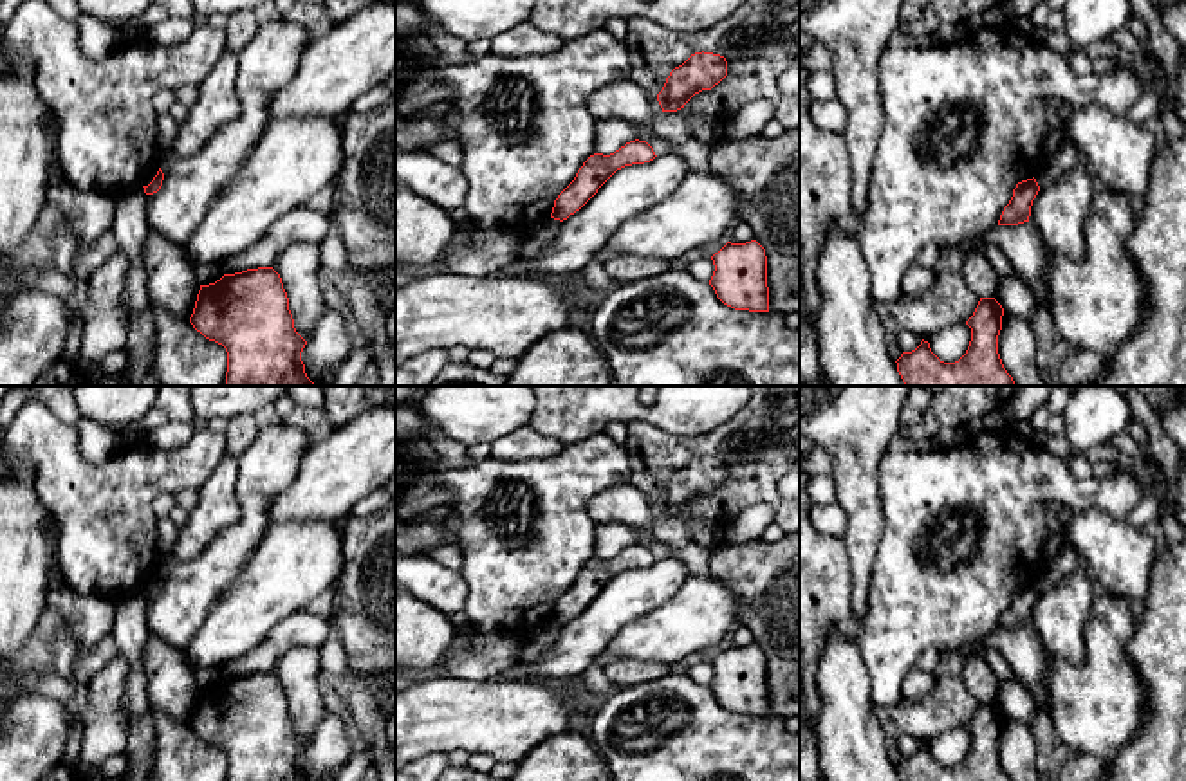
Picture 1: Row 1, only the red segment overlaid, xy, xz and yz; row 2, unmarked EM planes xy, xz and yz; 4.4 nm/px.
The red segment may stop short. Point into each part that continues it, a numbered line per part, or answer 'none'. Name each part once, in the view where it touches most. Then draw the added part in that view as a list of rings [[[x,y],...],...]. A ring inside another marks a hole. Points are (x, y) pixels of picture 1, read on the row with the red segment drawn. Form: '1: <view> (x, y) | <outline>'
none

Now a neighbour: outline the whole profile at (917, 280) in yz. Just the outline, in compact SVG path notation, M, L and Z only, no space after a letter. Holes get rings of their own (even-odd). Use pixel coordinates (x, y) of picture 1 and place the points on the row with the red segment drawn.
M913 262L901 280L901 294L921 298L933 287L935 278L937 274L931 269L926 269Z

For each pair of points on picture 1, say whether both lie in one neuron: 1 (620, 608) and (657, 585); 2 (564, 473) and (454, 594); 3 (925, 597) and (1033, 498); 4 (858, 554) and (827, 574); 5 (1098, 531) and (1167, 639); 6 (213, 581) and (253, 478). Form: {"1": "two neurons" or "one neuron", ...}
{"1": "one neuron", "2": "two neurons", "3": "one neuron", "4": "two neurons", "5": "two neurons", "6": "one neuron"}

